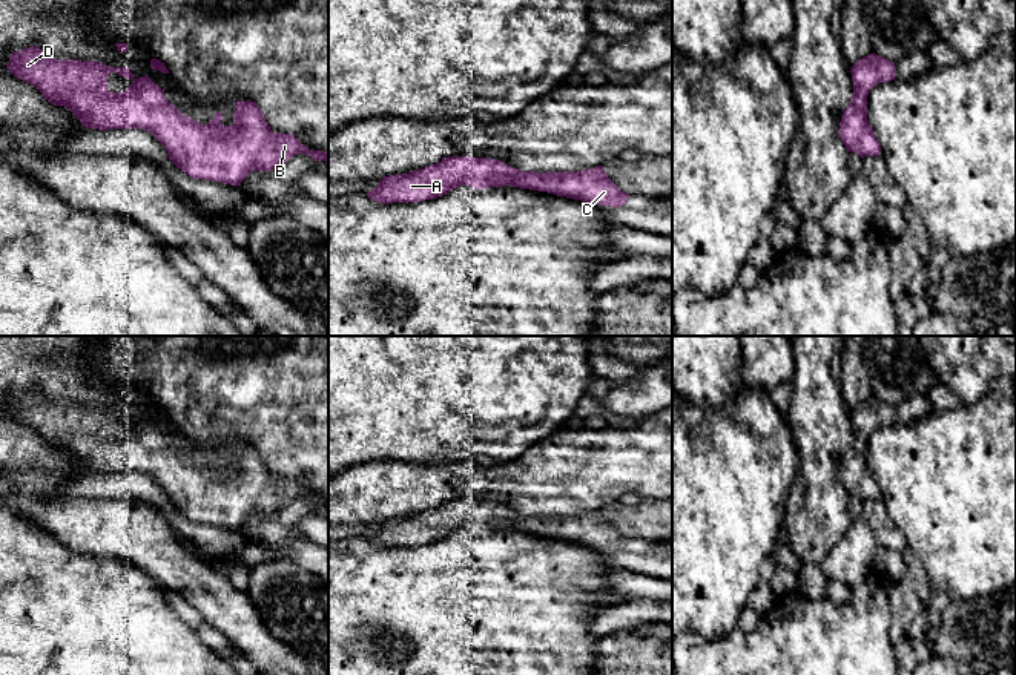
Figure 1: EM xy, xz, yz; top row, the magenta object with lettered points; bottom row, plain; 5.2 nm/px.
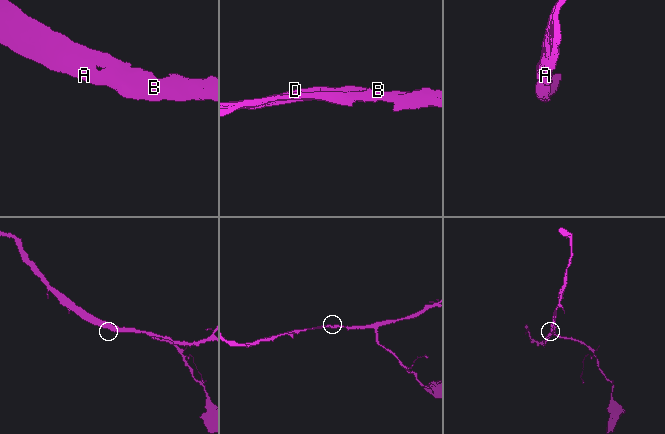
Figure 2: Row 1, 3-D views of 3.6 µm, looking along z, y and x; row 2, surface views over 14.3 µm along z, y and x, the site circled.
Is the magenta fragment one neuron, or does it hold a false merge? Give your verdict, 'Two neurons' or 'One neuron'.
One neuron

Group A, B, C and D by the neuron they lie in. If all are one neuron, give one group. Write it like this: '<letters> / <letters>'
A B C D

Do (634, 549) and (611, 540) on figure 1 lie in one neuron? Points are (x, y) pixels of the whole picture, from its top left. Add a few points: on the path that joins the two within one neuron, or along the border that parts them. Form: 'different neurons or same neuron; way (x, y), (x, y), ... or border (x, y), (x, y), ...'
same neuron; way (628, 549), (617, 546)

